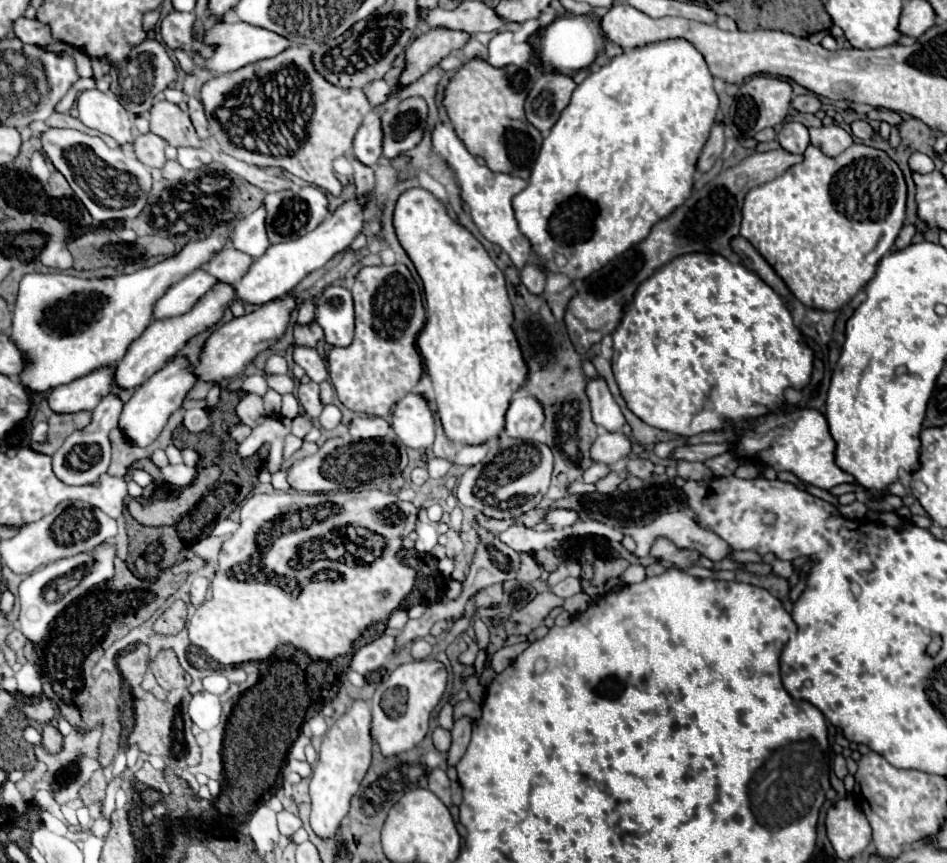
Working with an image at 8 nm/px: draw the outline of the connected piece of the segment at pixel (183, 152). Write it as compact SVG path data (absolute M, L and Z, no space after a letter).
M180 147L178 149L178 163L186 169L200 169L212 161L212 153L202 147Z

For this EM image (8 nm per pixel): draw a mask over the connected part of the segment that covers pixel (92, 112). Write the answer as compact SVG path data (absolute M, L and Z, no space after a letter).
M98 89L84 91L78 97L80 121L96 129L108 137L112 137L118 145L134 143L130 113L122 107L114 93L100 93Z

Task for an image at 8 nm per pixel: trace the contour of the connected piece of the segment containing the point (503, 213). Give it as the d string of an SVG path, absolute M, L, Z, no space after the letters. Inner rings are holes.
M438 123L430 135L432 135L434 149L438 151L438 155L442 155L446 159L448 167L454 171L454 175L458 179L460 197L470 207L472 221L478 225L478 229L482 231L482 235L488 241L500 245L510 255L516 269L524 269L524 265L528 263L528 259L532 255L532 249L530 249L530 241L518 229L518 221L516 221L514 209L512 209L512 199L526 187L526 181L506 175L506 173L494 173L488 167L478 165L476 159L468 153L464 143L454 133L454 129L444 123Z

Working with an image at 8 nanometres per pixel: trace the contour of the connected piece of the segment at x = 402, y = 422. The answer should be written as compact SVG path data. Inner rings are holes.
M408 393L392 411L392 427L398 439L412 449L434 443L434 413L422 393Z

